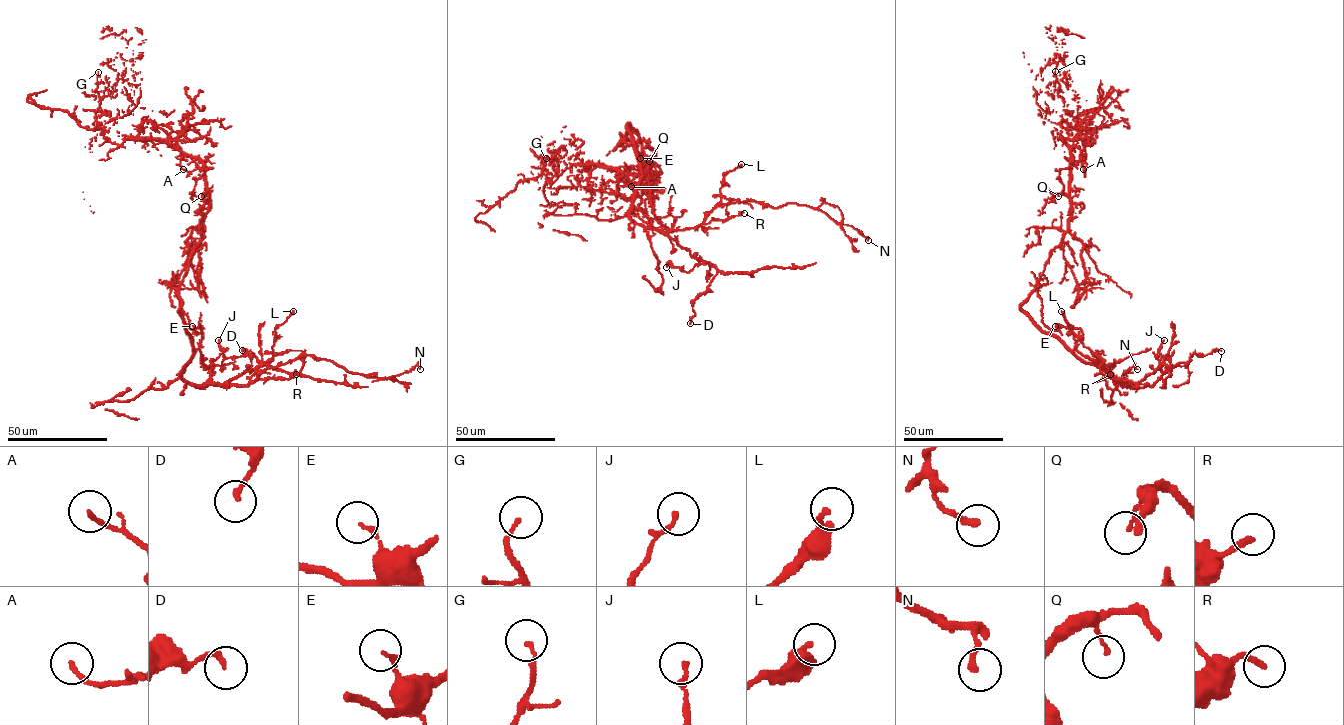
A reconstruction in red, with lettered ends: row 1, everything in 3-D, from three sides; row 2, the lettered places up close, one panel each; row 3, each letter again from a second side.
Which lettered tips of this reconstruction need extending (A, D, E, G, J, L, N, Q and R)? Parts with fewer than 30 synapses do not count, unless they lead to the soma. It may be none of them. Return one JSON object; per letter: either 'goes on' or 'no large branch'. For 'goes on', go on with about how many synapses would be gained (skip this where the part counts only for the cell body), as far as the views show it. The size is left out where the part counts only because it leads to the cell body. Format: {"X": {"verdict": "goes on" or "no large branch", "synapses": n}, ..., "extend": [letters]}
{"A": {"verdict": "no large branch"}, "D": {"verdict": "no large branch"}, "E": {"verdict": "no large branch"}, "G": {"verdict": "no large branch"}, "J": {"verdict": "no large branch"}, "L": {"verdict": "no large branch"}, "N": {"verdict": "no large branch"}, "Q": {"verdict": "no large branch"}, "R": {"verdict": "no large branch"}, "extend": []}

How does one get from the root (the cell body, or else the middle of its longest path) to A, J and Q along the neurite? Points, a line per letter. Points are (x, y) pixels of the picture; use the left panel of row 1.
A: (203, 236), (202, 218), (208, 206), (205, 168), (178, 145), (199, 168), (188, 173), (183, 169)
J: (203, 236), (178, 289), (193, 350), (184, 380), (226, 385), (249, 369), (248, 355), (226, 358), (218, 340)
Q: (203, 236), (202, 218), (208, 210), (208, 196), (204, 193), (201, 196)

